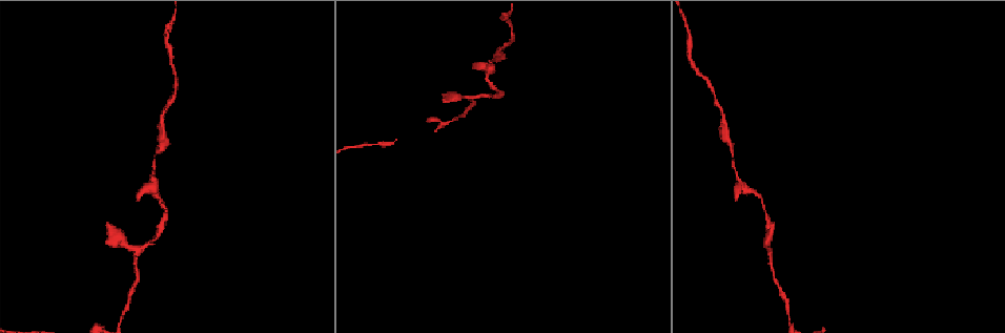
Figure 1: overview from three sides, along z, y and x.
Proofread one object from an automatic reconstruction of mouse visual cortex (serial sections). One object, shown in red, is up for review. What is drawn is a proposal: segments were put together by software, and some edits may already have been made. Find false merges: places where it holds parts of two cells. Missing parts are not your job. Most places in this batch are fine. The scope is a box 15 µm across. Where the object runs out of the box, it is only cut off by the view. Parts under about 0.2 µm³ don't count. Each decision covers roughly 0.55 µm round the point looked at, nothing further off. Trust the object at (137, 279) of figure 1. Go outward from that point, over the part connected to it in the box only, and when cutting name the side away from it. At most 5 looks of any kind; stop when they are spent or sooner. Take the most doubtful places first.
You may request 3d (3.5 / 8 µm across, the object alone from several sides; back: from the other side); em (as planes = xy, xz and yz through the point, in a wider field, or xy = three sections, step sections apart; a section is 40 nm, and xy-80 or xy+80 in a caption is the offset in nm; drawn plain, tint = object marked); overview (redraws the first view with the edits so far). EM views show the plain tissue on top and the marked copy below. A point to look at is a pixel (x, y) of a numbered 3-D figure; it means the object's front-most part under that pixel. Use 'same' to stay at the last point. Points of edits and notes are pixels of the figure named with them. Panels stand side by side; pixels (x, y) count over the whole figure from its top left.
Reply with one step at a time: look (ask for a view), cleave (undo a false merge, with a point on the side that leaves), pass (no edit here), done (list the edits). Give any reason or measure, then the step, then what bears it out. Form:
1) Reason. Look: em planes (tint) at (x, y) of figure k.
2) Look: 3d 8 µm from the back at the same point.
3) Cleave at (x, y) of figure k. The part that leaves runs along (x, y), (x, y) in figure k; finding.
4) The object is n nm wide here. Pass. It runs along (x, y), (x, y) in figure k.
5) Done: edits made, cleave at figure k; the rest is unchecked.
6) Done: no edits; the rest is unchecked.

Sudden change in width. Look: 3d 3.5 µm at (153, 172) of figure 1.

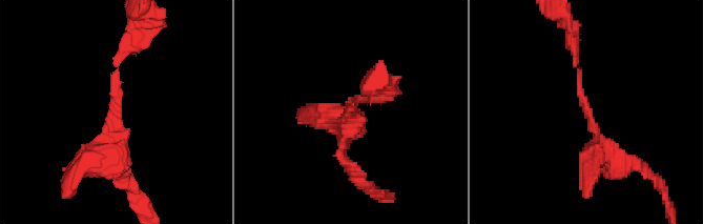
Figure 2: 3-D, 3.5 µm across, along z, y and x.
Pass. It runs along (620, 164), (591, 125), (575, 45) in figure 2; all the same cell.

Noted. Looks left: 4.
Calibre changes. Look: 3d 3.5 µm from the back at (724, 122) of figure 1.

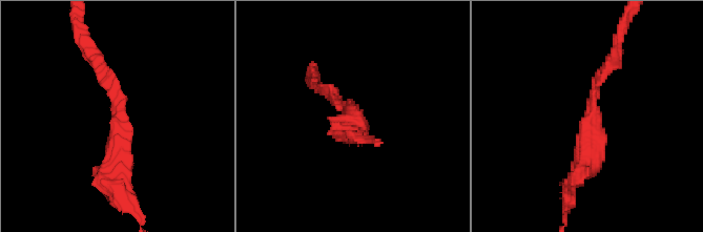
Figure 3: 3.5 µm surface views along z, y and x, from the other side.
The arms are 150, 300 nm wide; shape alone is not enough. Look: em planes (tint) at (117, 115) of figure 3.

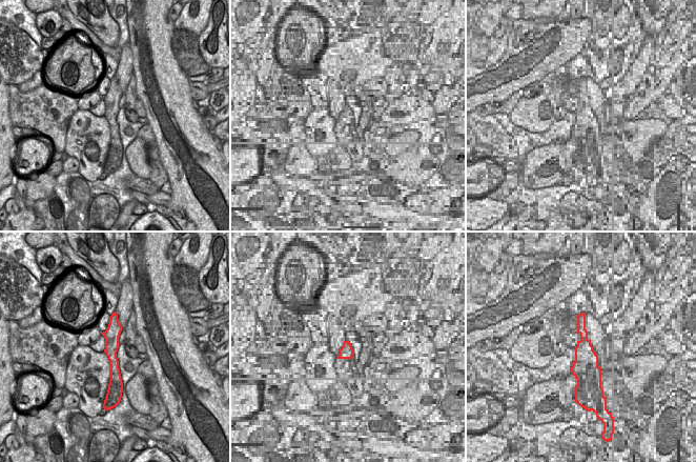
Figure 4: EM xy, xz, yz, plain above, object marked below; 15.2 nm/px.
Look: em xy step 1 (tint) at the same point.

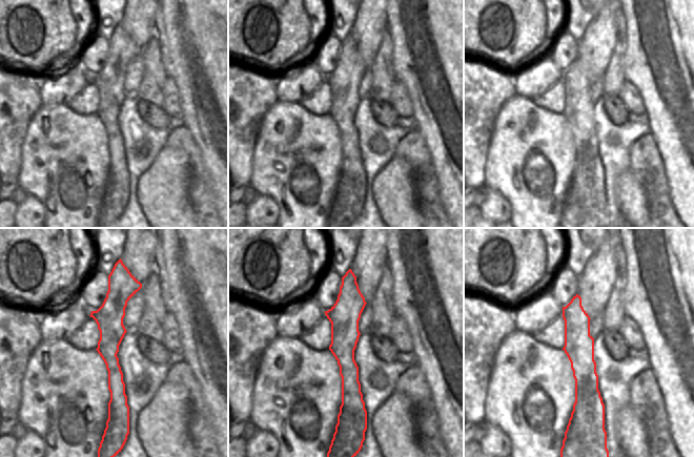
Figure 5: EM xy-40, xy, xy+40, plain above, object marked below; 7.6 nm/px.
Pass. Continuous, no second cell.

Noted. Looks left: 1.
Done: no edits; the rest is unchecked.

